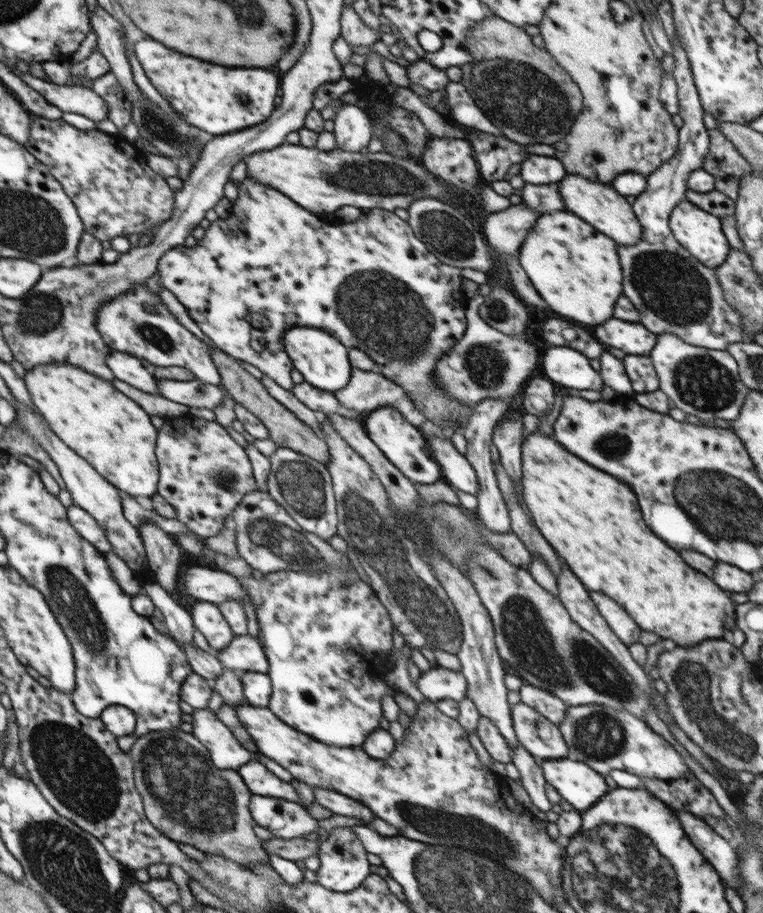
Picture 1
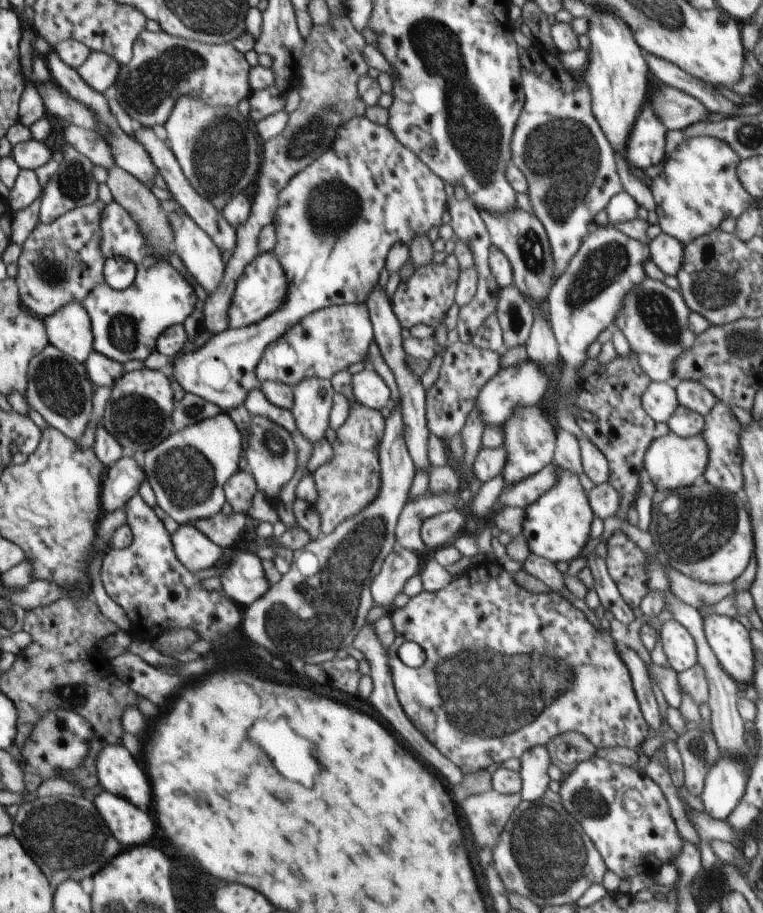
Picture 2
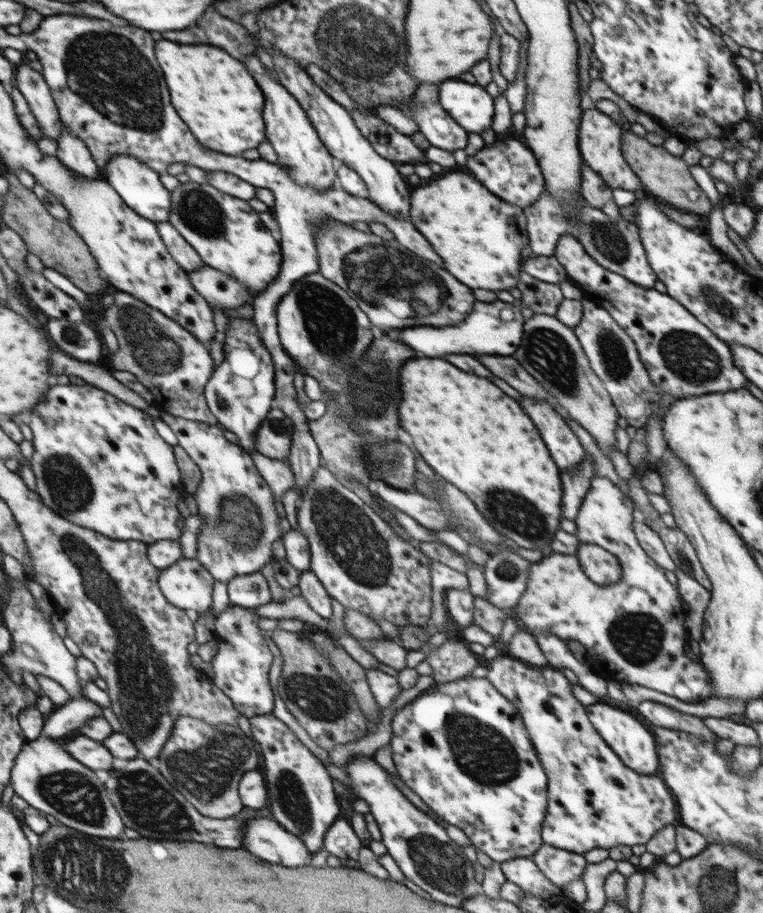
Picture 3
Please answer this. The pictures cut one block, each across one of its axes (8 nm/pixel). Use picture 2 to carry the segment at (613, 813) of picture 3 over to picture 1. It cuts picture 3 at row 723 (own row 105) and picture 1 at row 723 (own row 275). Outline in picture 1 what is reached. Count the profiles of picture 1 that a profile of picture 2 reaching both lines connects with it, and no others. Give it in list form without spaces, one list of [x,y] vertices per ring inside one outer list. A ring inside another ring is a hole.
[[[524,684],[518,694],[522,703],[538,711],[538,713],[554,724],[560,724],[567,714],[569,706],[562,699],[558,698],[558,696],[546,690]]]

